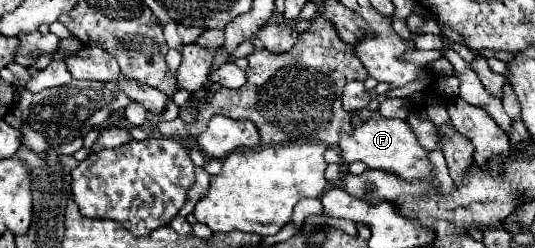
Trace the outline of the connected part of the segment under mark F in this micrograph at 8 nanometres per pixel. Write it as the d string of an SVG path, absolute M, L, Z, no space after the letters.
M386 117L366 119L360 125L354 125L354 133L344 135L344 139L340 139L338 147L340 147L340 155L346 163L362 161L370 169L384 169L384 171L400 175L406 181L434 179L434 171L432 171L434 167L428 159L428 151L424 151L424 147L420 147L416 135L408 127L408 123L402 119L386 119Z

